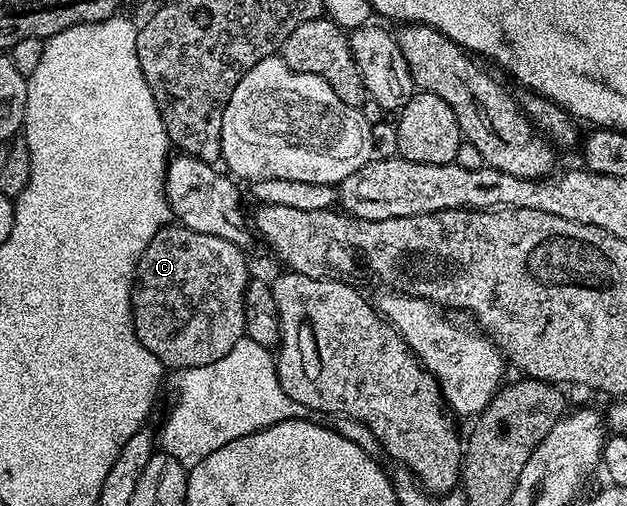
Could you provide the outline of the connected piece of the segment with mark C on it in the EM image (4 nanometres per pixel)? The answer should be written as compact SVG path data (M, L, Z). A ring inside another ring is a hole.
M169 224L155 234L154 240L144 250L140 257L136 269L136 277L132 288L132 323L134 324L135 334L144 348L157 356L158 360L165 369L168 370L188 370L190 367L206 367L207 364L214 364L217 360L222 360L226 352L238 344L238 340L244 337L244 293L250 281L248 274L248 262L244 259L245 251L241 247L230 244L230 240L222 240L222 236L212 236L202 232L196 232L181 224Z

